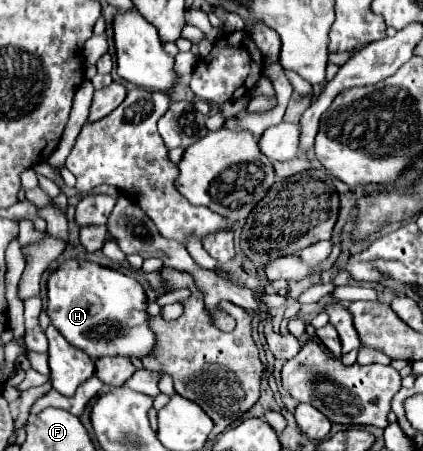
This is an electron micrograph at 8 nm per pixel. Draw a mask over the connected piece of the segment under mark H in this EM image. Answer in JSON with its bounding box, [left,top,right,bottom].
[48,259,156,361]

